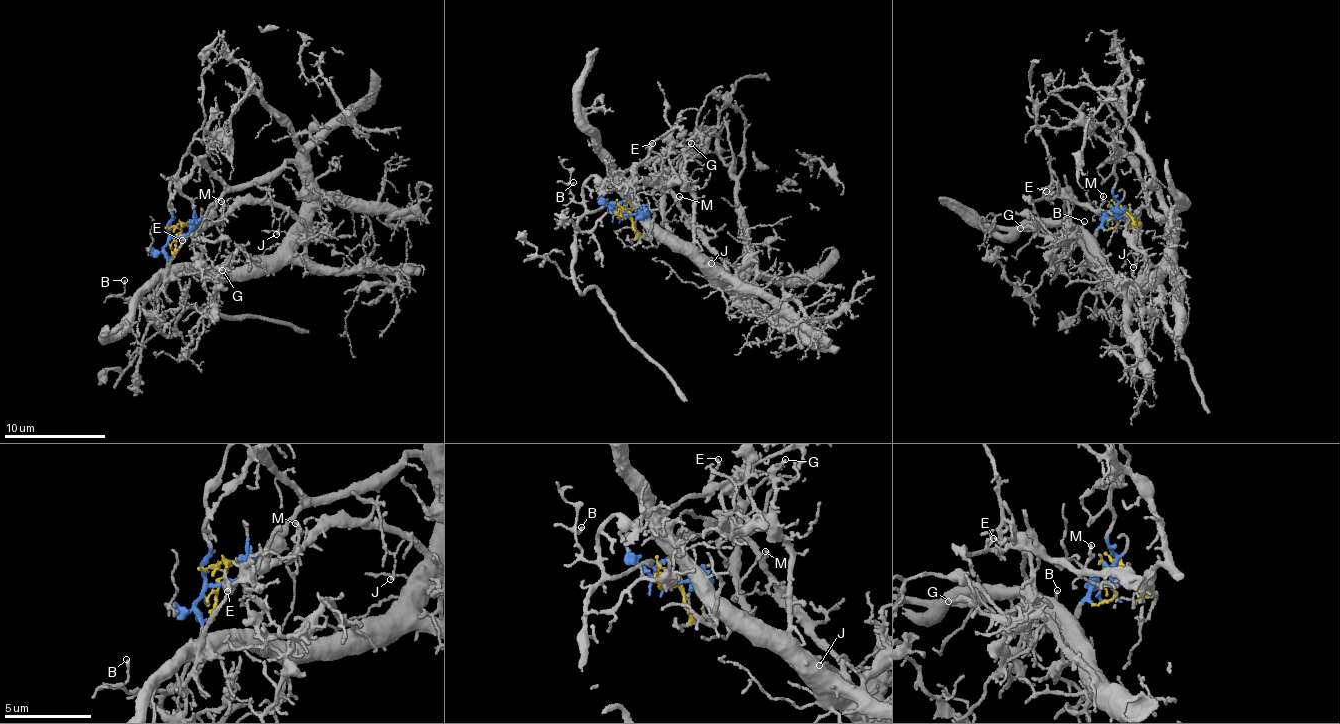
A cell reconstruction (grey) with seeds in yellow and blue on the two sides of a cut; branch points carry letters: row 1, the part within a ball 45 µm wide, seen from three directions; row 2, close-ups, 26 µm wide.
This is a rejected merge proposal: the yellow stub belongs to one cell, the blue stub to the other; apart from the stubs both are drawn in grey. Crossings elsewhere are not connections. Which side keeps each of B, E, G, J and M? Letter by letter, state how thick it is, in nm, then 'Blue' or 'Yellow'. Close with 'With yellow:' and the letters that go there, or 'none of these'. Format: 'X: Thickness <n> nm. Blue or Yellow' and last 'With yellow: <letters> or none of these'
B: Thickness 120 nm. Blue
E: Thickness 140 nm. Blue
G: Thickness 200 nm. Yellow
J: Thickness 120 nm. Yellow
M: Thickness 200 nm. Yellow
With yellow: G, J, M

